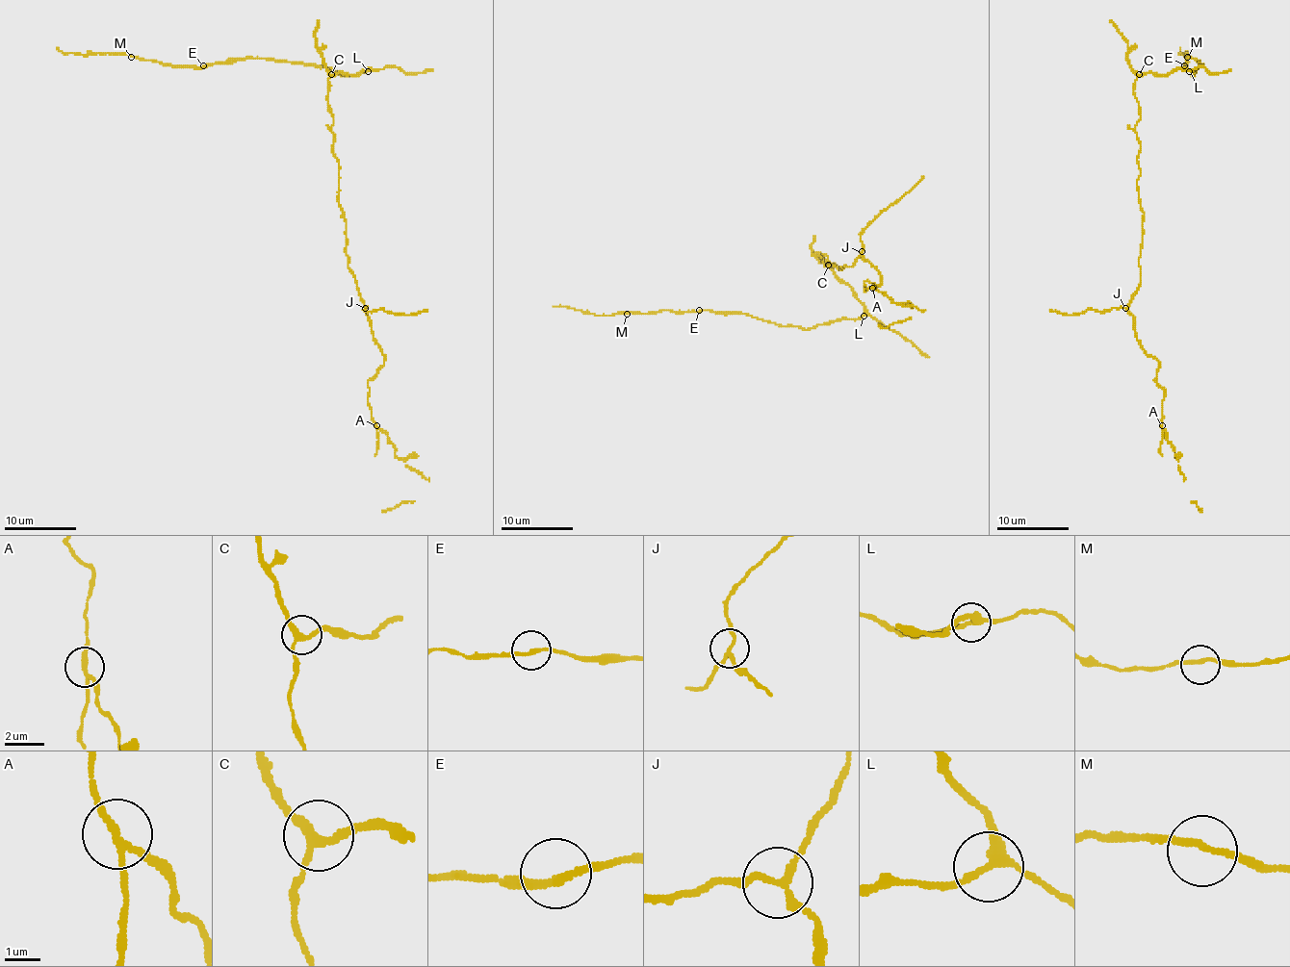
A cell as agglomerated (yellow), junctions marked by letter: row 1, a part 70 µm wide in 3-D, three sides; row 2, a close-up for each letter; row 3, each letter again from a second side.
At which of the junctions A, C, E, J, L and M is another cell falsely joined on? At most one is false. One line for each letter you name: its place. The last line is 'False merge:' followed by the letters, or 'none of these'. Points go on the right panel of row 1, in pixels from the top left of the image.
A: at (1162, 425)
False merge: A

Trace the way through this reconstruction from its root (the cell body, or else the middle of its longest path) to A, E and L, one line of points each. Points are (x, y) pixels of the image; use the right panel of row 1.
A: (1140, 141), (1140, 282), (1127, 311), (1137, 341), (1158, 362), (1155, 380), (1164, 391), (1162, 425)
E: (1140, 141), (1135, 131), (1140, 117), (1135, 80), (1178, 69), (1193, 74), (1203, 63), (1187, 58), (1184, 65)
L: (1140, 141), (1135, 131), (1140, 117), (1133, 90), (1135, 80), (1148, 72), (1189, 71)

